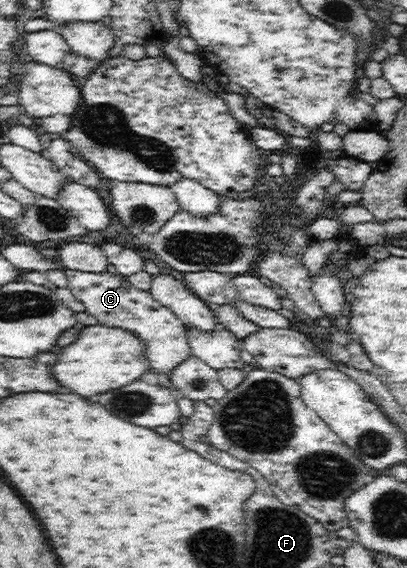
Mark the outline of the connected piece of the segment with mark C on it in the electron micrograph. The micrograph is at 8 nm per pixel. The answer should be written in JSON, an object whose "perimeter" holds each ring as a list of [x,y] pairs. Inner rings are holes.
{"perimeter":[[[113,268],[102,272],[73,269],[65,269],[64,272],[70,291],[83,302],[87,313],[97,317],[99,324],[131,330],[145,342],[145,354],[149,360],[148,378],[159,372],[169,375],[172,369],[192,355],[186,336],[187,327],[177,314],[157,302],[150,291],[135,289],[127,276],[115,272]]]}

